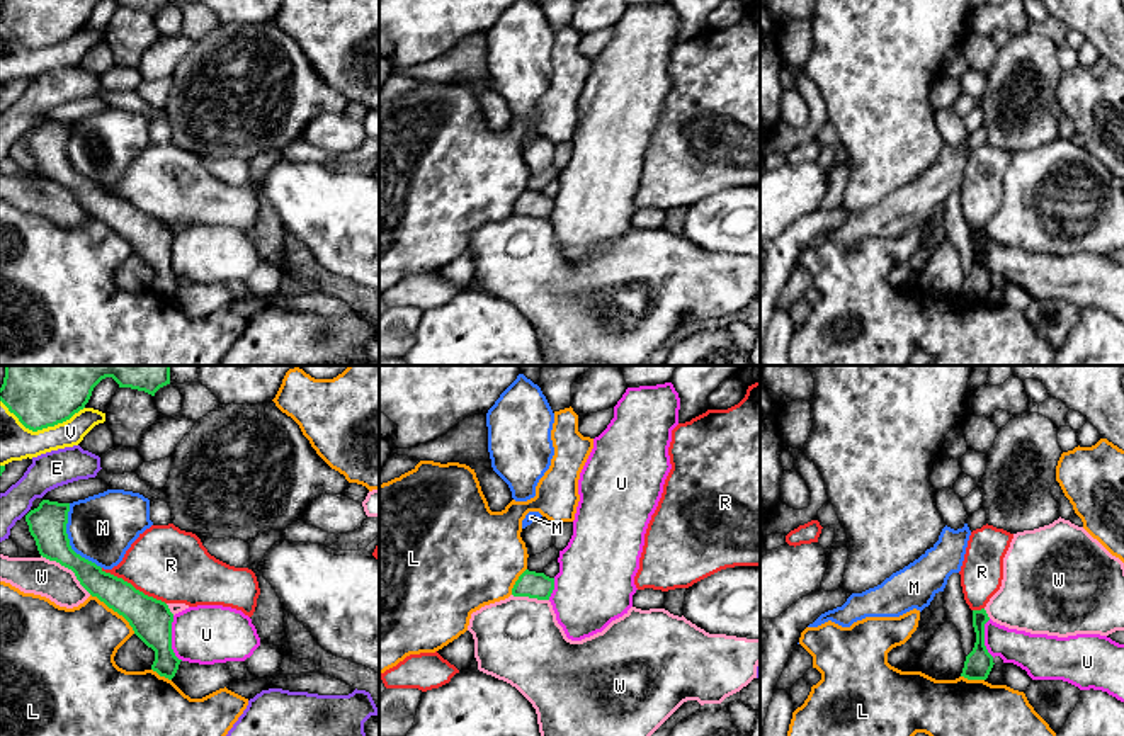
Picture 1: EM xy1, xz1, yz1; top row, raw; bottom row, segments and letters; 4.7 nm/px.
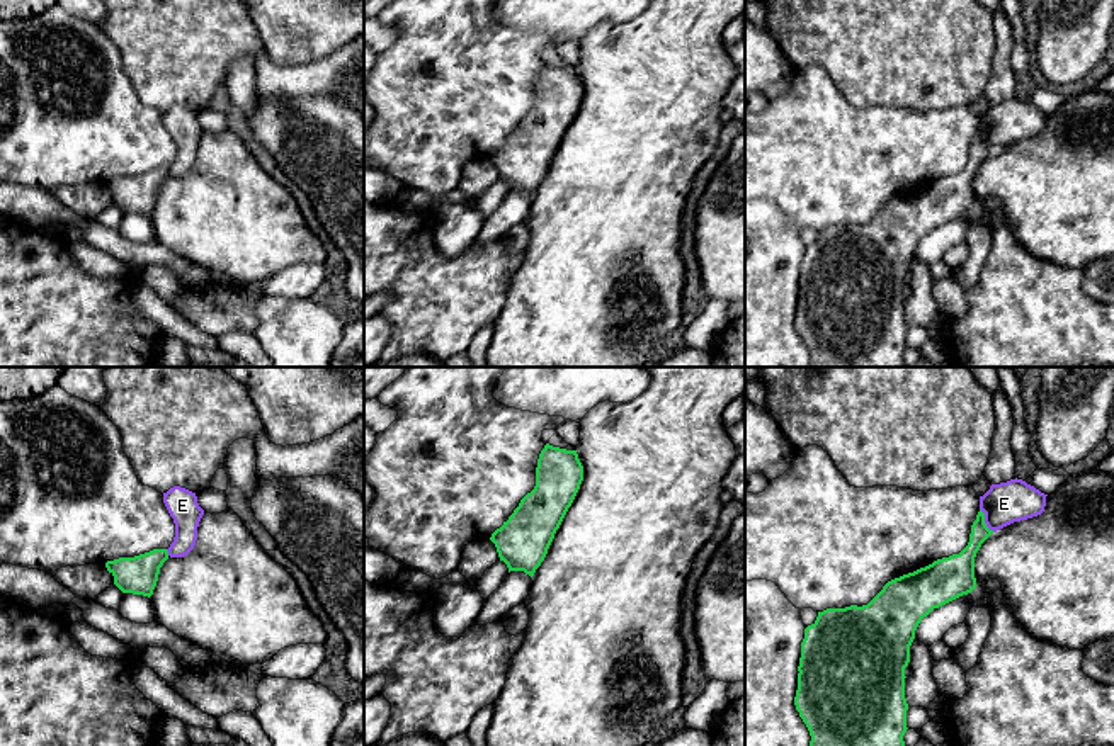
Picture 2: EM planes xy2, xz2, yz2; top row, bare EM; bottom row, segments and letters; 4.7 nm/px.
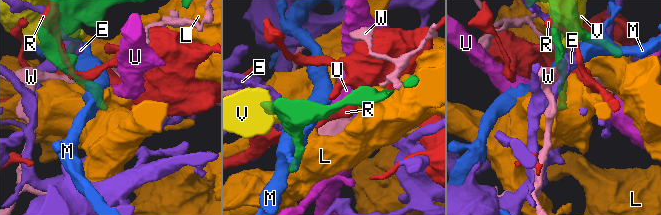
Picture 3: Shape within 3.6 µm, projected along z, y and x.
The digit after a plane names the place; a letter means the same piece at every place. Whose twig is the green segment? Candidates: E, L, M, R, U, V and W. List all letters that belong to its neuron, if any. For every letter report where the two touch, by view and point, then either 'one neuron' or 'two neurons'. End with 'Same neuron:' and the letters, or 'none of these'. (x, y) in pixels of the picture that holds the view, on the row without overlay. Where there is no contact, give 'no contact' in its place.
E: yz2 (983, 140) | two neurons
L: xy1 (114, 230) | two neurons
M: xy1 (68, 160) | two neurons
R: xy1 (131, 204) | two neurons
U: xy1 (170, 259) | two neurons
V: xy1 (41, 48) | two neurons
W: xy1 (68, 187) | two neurons
Same neuron: none of these

